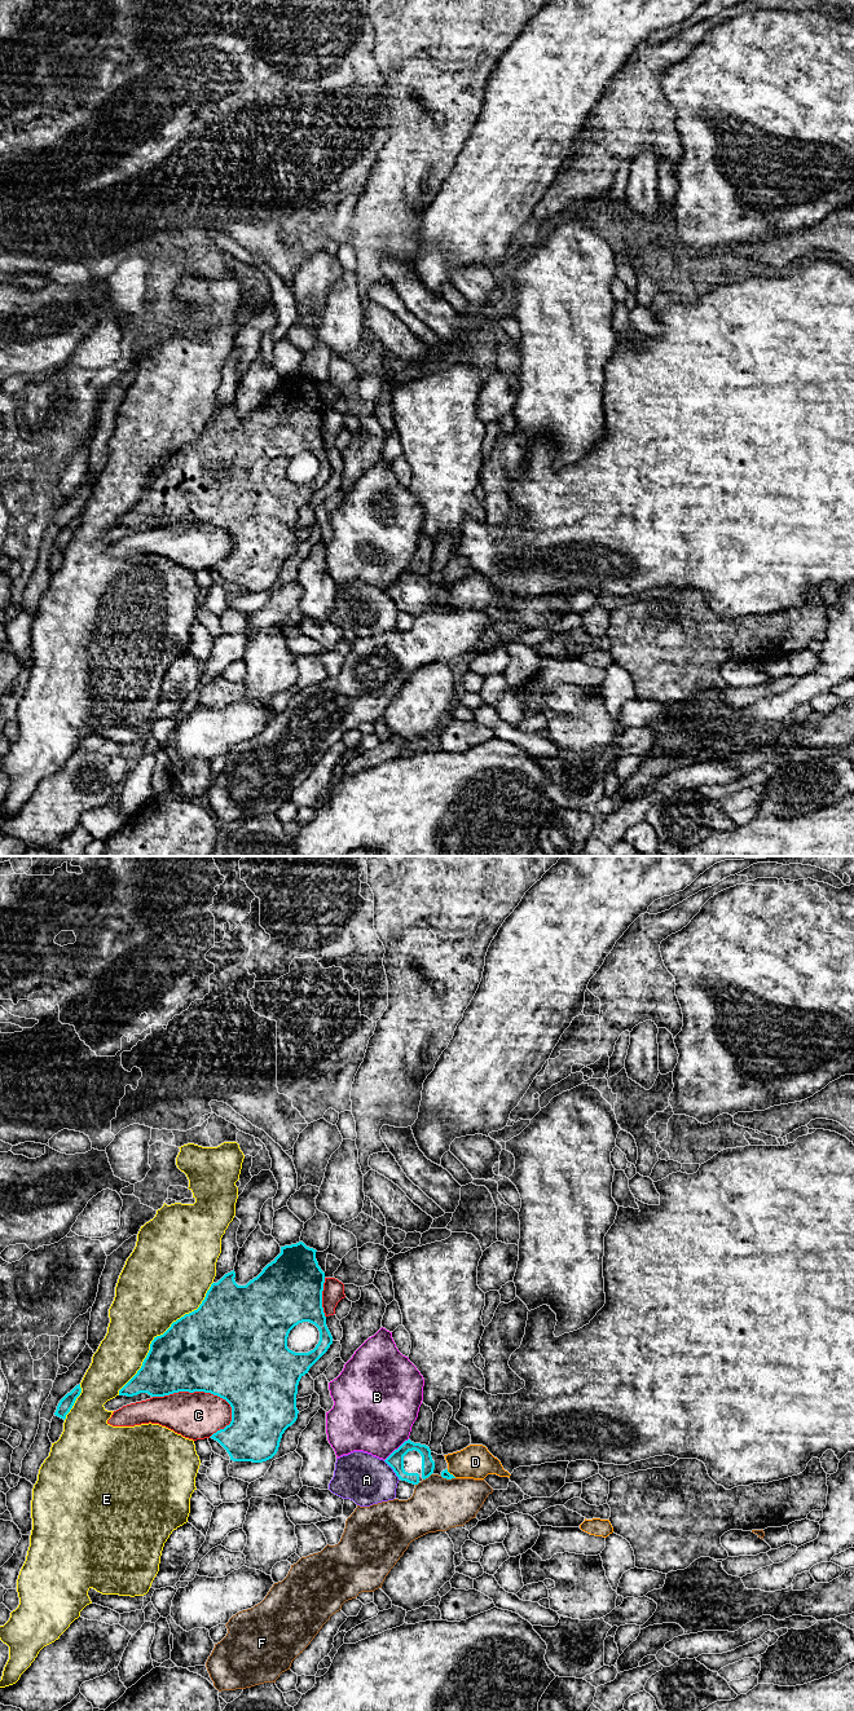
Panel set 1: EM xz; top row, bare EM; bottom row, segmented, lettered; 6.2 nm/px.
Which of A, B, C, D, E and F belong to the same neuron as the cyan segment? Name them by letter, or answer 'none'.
none

